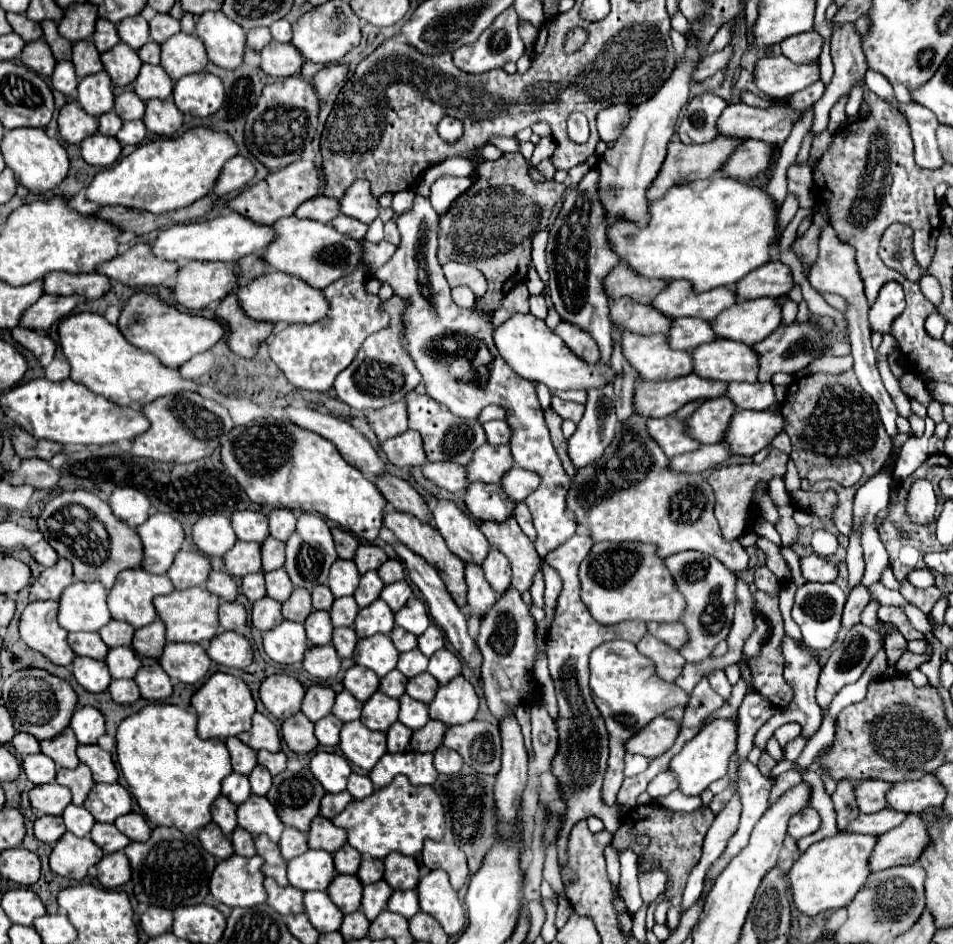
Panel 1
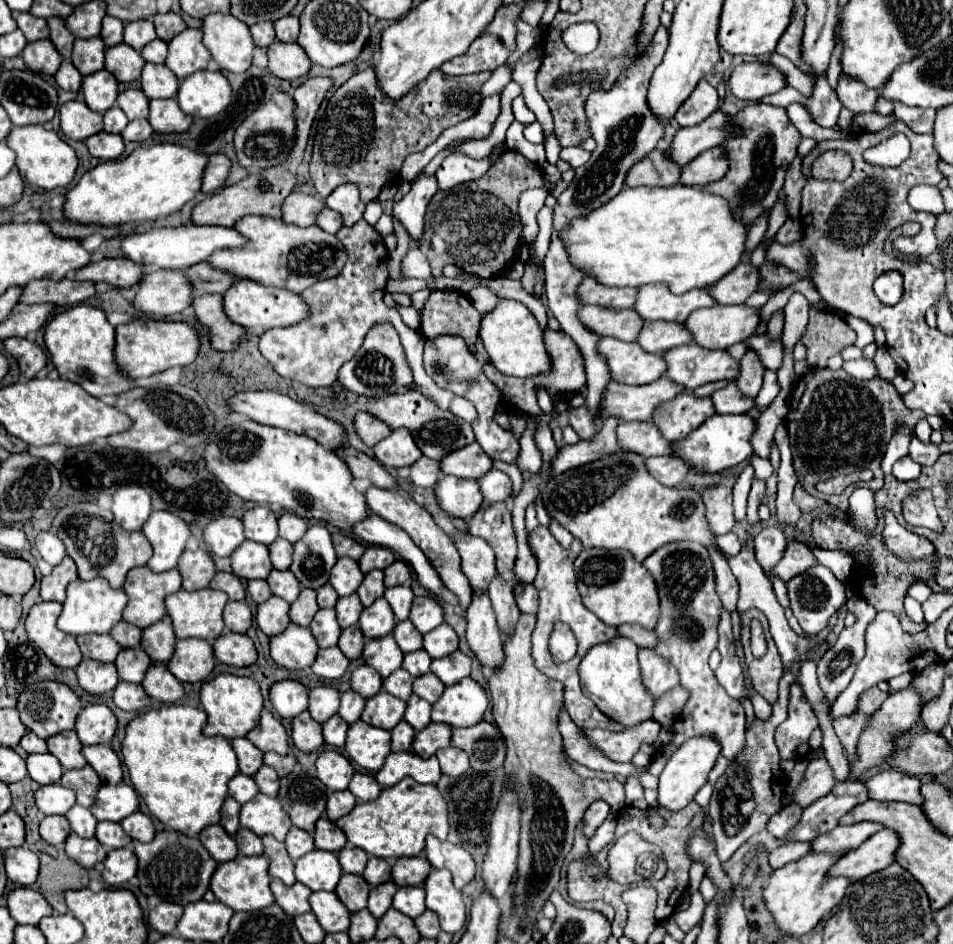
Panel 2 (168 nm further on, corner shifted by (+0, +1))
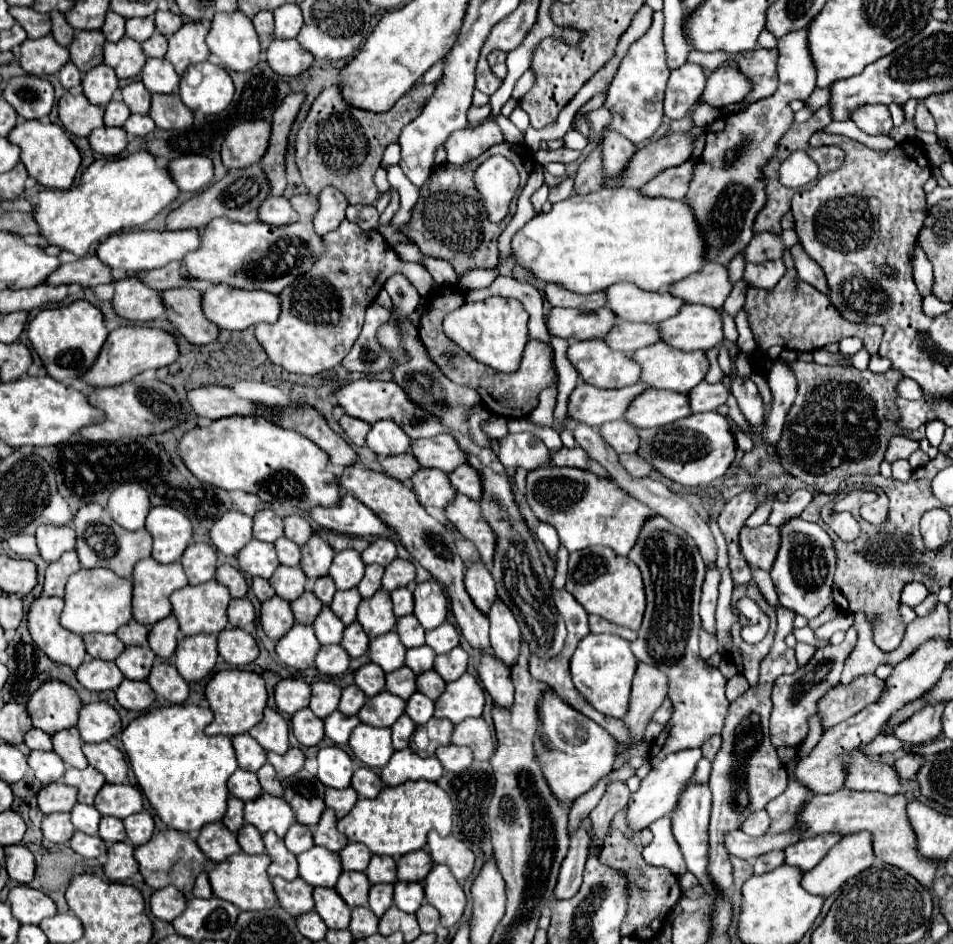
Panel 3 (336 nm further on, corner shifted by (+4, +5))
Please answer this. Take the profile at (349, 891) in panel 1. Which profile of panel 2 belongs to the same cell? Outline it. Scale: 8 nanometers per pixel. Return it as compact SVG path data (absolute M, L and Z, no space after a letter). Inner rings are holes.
M344 873L338 887L336 887L338 899L346 905L346 909L350 913L360 911L360 909L366 907L368 893L370 893L370 887L366 885L364 877L360 877L360 875L346 875Z

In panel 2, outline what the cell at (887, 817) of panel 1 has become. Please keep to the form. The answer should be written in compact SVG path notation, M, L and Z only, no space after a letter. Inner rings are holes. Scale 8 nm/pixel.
M862 821L862 823L854 823L854 825L838 825L836 829L818 835L812 841L812 849L814 851L846 851L846 849L854 849L860 843L864 843L870 835L878 833L880 829L884 829L884 825L880 823L870 823L870 821Z

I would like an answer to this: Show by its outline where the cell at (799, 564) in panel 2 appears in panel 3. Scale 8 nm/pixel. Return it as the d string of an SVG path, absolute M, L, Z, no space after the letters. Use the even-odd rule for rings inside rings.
M764 523L754 529L746 525L740 529L740 553L748 561L748 565L770 571L776 549L778 549L778 527Z

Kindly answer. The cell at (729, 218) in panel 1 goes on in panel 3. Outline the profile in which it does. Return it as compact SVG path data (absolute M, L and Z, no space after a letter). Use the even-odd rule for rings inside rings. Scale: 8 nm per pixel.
M600 189L600 191L588 193L588 195L574 195L570 199L554 203L550 213L536 215L532 221L528 221L512 237L512 259L520 267L528 269L532 273L532 277L536 277L544 283L562 285L564 289L568 289L572 293L596 293L596 291L606 289L606 285L620 283L620 281L634 283L636 287L640 287L644 291L660 291L660 289L666 289L666 285L672 285L674 281L680 281L680 277L688 277L688 273L696 273L706 263L706 259L704 259L704 241L702 241L698 225L694 225L694 213L690 213L690 207L684 201L670 201L670 199L664 199L664 197L658 197L658 199L642 197L642 193L638 193L638 189Z

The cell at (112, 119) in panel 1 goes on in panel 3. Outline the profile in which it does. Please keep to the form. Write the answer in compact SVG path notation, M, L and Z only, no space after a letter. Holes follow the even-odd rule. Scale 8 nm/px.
M110 101L106 105L104 123L108 127L122 127L128 117L130 117L130 109L128 109L128 105L124 101Z

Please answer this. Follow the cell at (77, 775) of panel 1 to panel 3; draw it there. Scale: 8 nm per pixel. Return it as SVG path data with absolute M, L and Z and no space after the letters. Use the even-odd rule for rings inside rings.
M86 767L86 769L68 769L64 773L64 783L72 785L78 789L78 801L86 803L86 805L94 805L94 797L100 791L100 787L106 783L104 775L100 771L96 771L94 767Z

